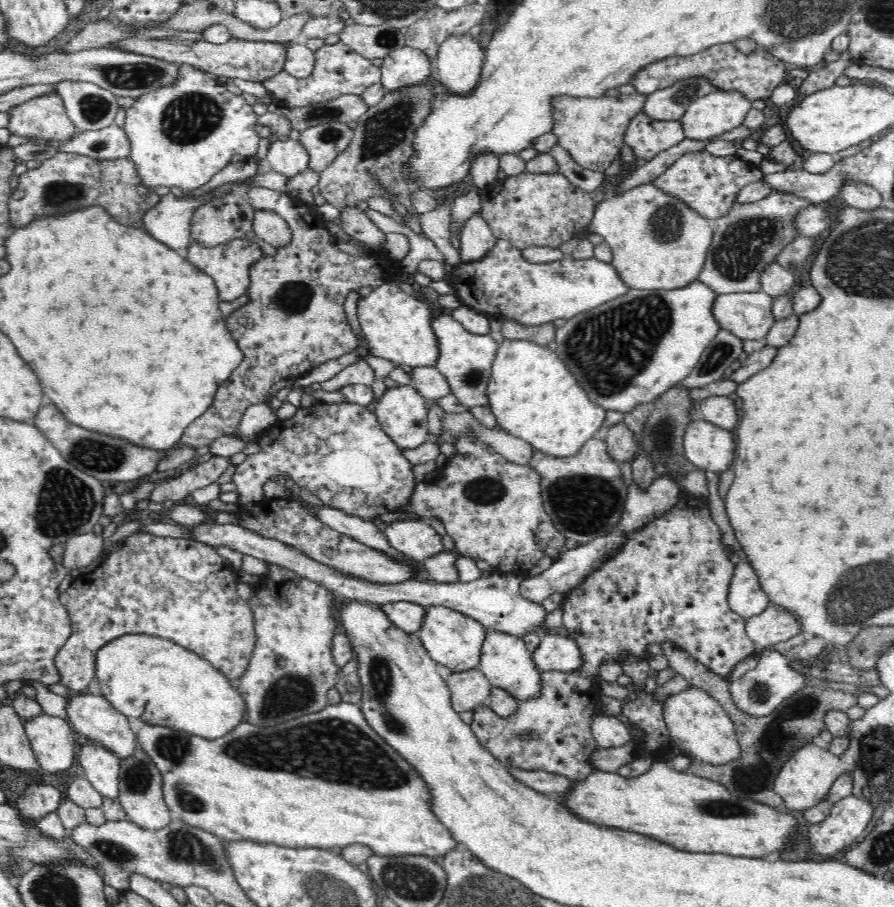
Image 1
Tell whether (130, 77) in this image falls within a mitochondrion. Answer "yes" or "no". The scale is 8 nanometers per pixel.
yes

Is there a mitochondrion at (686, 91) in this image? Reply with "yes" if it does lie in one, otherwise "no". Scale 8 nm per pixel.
yes

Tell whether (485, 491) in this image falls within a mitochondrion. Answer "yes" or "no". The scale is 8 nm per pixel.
yes

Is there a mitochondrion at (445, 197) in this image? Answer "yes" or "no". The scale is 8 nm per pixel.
no

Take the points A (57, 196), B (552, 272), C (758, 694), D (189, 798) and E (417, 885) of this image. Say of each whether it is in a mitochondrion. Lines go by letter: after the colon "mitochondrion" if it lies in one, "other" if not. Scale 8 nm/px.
A: mitochondrion
B: mitochondrion
C: mitochondrion
D: mitochondrion
E: mitochondrion

